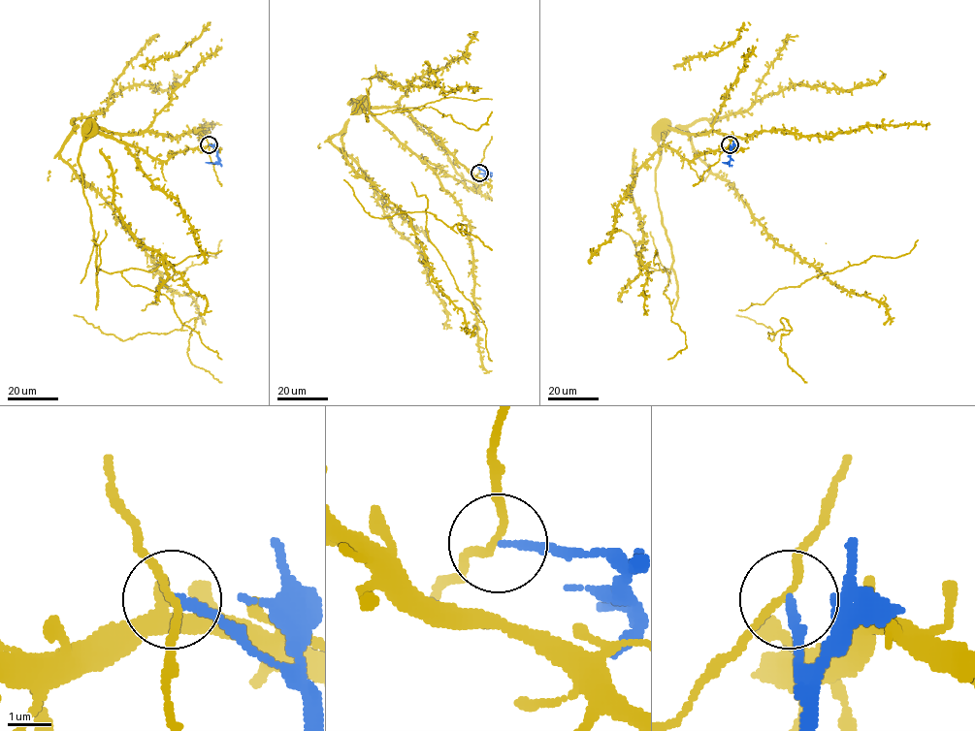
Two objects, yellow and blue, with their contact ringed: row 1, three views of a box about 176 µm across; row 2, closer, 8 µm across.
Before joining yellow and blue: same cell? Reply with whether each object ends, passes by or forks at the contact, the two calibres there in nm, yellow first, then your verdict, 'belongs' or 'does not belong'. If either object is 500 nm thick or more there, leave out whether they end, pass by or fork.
yellow passes by; blue ends there; 150 nm thick on the yellow side, 180 nm on the other; does not belong

